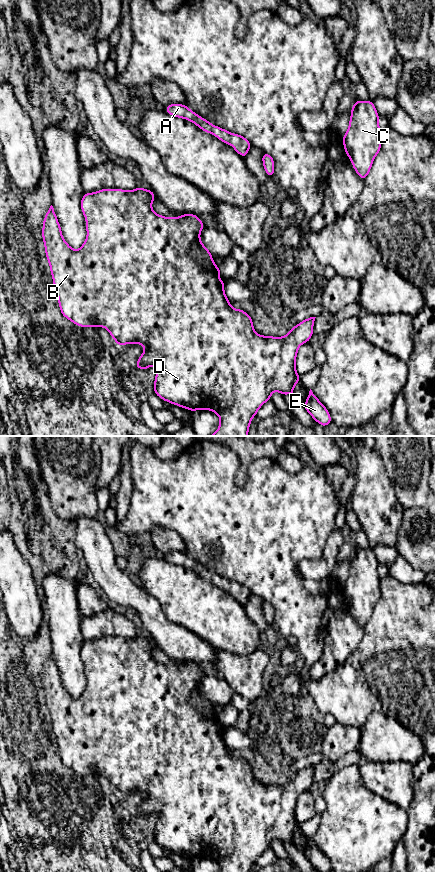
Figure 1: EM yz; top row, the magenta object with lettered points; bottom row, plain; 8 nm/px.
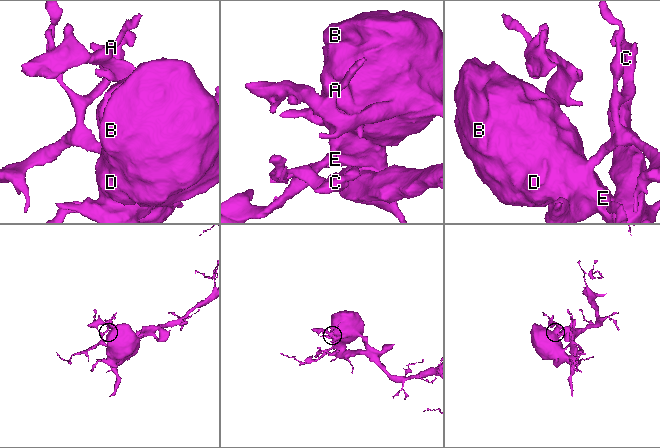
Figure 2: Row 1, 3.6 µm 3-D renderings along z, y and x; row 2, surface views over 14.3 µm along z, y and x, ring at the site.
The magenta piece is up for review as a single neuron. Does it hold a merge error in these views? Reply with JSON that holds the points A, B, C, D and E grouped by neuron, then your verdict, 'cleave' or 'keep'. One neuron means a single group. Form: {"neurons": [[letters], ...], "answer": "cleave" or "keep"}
{"neurons": [["A", "B", "C", "D", "E"]], "answer": "keep"}

